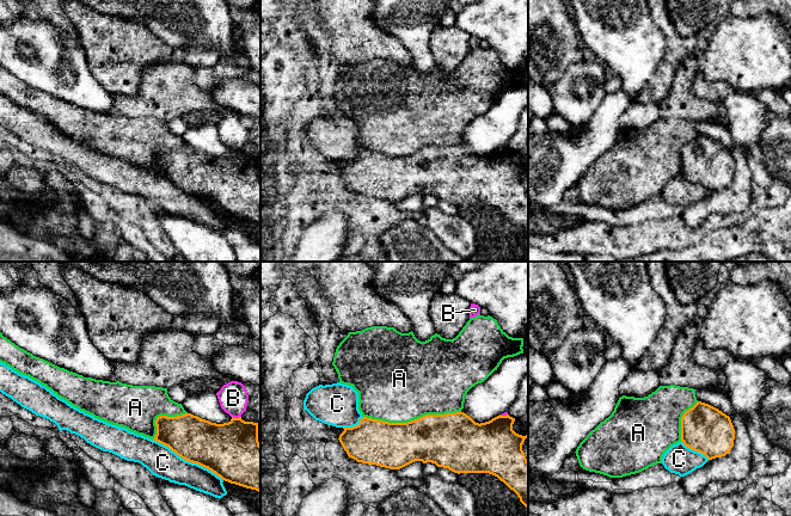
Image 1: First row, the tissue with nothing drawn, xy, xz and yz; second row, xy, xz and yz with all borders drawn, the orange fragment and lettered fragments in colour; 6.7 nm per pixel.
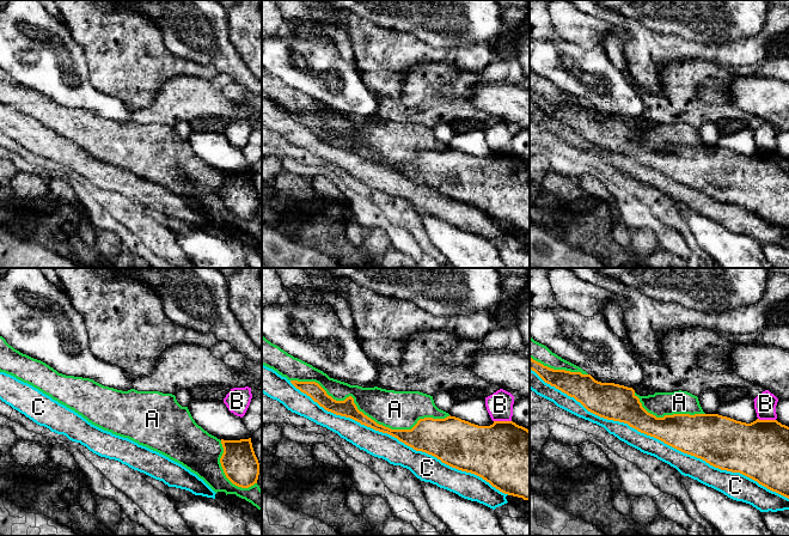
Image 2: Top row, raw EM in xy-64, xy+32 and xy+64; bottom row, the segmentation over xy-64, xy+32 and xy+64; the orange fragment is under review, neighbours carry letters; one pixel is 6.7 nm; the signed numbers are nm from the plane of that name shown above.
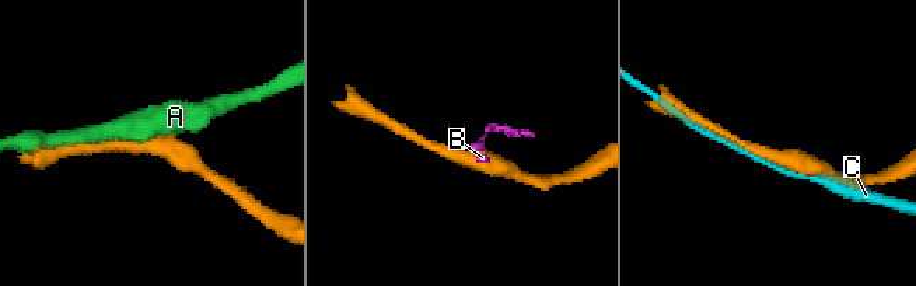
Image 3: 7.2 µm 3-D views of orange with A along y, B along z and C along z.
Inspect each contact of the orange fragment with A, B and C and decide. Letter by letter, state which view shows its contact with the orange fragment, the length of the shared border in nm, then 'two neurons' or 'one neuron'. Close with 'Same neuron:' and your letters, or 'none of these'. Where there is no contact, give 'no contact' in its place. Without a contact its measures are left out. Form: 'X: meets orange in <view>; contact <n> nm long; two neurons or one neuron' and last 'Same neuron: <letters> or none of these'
A: meets orange in xz; contact 650 nm long; two neurons
B: meets orange in xy; contact 60 nm long; two neurons
C: meets orange in xy; contact 550 nm long; two neurons
Same neuron: none of these

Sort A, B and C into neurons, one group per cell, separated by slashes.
A / B / C

